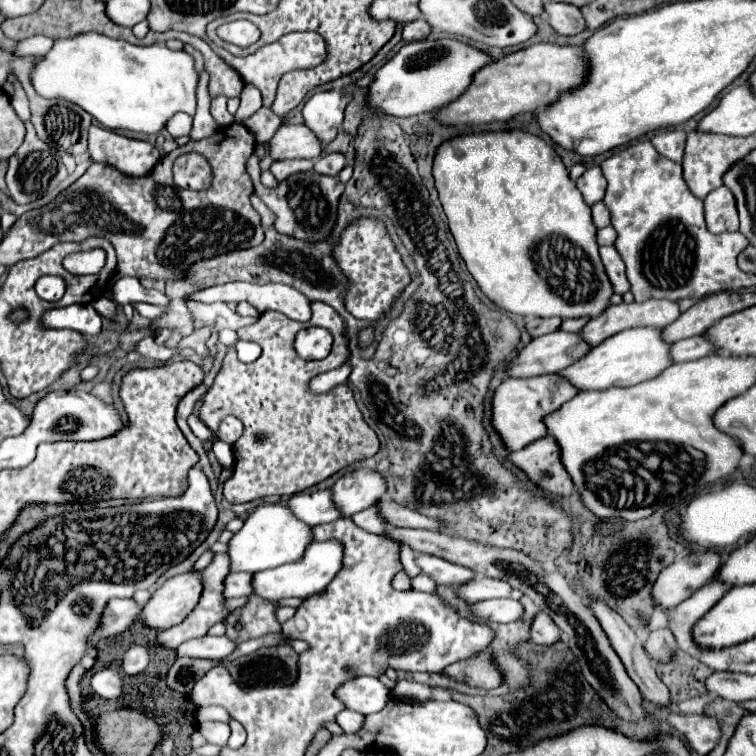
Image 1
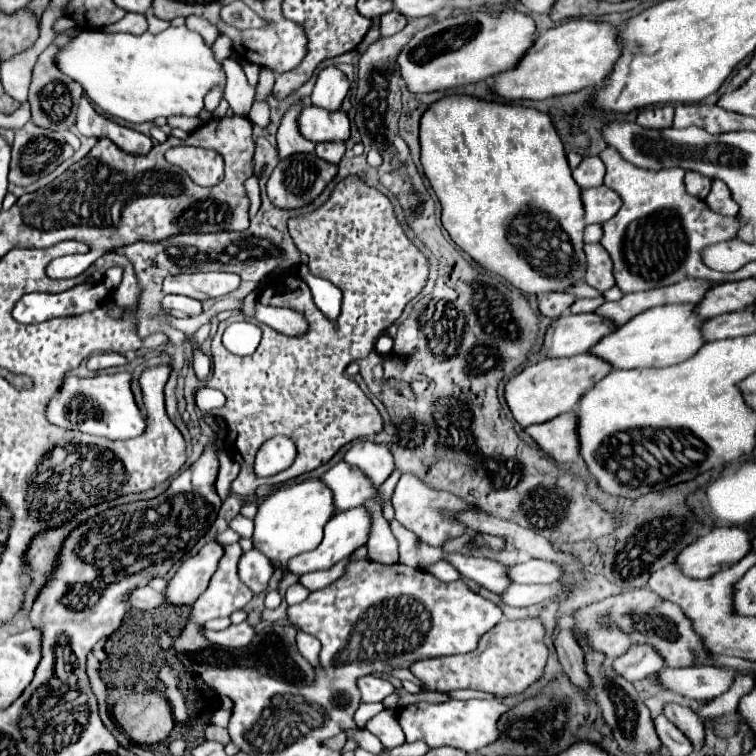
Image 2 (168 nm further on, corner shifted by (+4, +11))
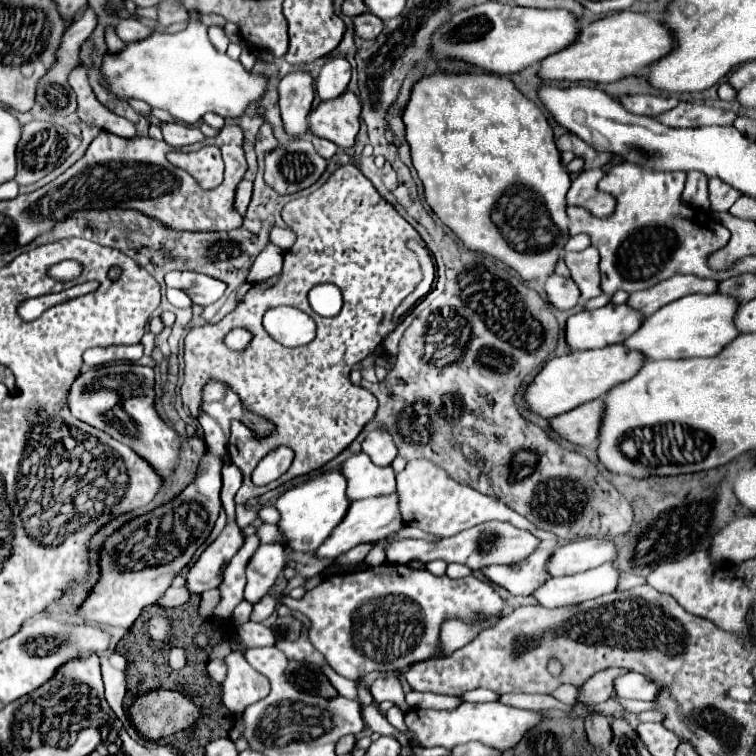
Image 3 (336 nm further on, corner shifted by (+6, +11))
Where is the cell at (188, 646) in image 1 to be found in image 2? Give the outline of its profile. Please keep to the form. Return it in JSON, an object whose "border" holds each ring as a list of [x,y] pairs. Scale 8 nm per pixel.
{"border":[[[240,623],[240,625],[230,625],[228,629],[224,631],[204,631],[206,633],[206,639],[212,641],[212,643],[218,643],[222,645],[222,648],[229,650],[242,649],[242,647],[248,647],[254,639],[254,627],[250,623]]]}

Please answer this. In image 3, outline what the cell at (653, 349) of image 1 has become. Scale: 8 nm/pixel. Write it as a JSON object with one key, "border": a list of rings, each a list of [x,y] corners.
{"border":[[[720,293],[712,295],[686,295],[670,305],[664,305],[650,317],[644,317],[640,329],[632,333],[622,345],[644,355],[646,361],[652,359],[688,359],[688,357],[712,357],[720,353],[732,337],[738,337],[734,329],[734,313],[738,301]]]}

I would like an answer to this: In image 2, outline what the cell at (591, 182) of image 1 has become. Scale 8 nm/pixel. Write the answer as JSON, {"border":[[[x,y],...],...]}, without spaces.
{"border":[[[584,157],[580,165],[572,171],[572,175],[582,189],[598,187],[604,179],[604,163],[600,161],[600,157]]]}

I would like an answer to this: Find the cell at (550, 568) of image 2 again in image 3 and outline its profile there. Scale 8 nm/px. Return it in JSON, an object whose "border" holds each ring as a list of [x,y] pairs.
{"border":[[[578,539],[570,541],[564,547],[558,547],[548,563],[546,563],[546,573],[550,577],[560,577],[560,575],[574,575],[582,573],[588,569],[594,569],[606,561],[614,559],[614,543],[604,541],[604,539]]]}

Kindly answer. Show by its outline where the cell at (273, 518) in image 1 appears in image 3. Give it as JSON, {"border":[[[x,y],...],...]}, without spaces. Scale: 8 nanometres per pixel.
{"border":[[[326,471],[304,481],[302,485],[290,487],[274,503],[274,507],[280,513],[280,521],[276,523],[278,531],[282,533],[280,543],[294,553],[308,553],[318,549],[318,545],[330,535],[334,525],[342,521],[348,505],[350,503],[346,501],[346,479],[340,471]]]}

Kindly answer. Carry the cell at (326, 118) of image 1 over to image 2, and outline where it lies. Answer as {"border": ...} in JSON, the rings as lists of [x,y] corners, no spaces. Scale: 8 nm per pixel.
{"border":[[[326,67],[318,73],[314,91],[312,91],[312,105],[322,107],[326,111],[336,111],[340,109],[344,97],[348,95],[350,81],[348,77],[336,69],[336,67]]]}

